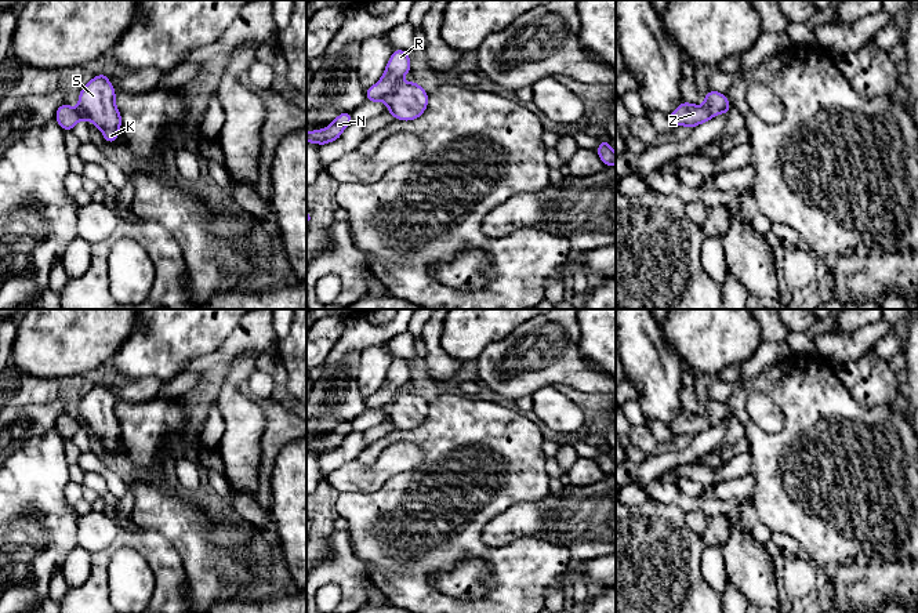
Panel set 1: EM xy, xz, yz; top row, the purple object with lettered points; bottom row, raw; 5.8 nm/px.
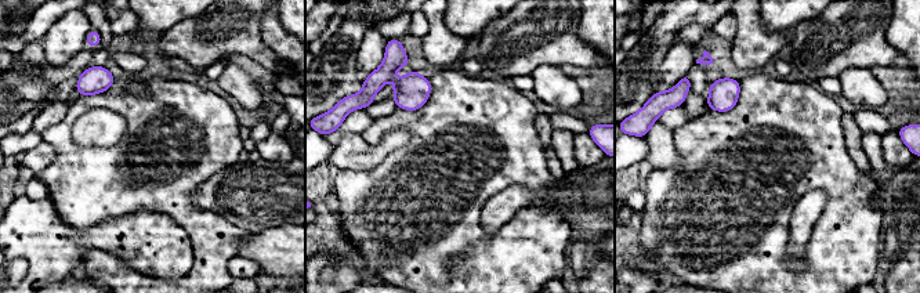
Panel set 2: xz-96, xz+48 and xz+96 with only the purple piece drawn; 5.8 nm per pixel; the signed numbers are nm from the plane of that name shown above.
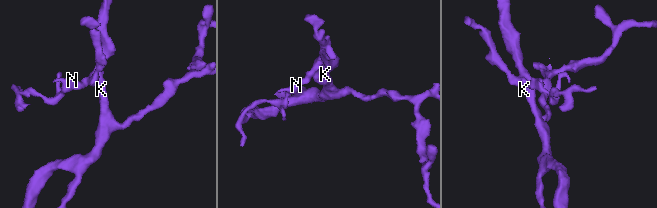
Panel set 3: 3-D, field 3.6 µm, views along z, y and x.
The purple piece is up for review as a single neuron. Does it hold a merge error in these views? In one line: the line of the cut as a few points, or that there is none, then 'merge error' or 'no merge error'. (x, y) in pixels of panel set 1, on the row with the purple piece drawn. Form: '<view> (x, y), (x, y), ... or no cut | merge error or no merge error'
xz (398, 84), (384, 97) | merge error

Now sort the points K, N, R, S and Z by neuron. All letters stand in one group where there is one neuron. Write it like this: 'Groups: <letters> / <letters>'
Groups: K S / N R Z

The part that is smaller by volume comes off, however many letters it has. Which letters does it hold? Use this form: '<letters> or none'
N, R, Z

